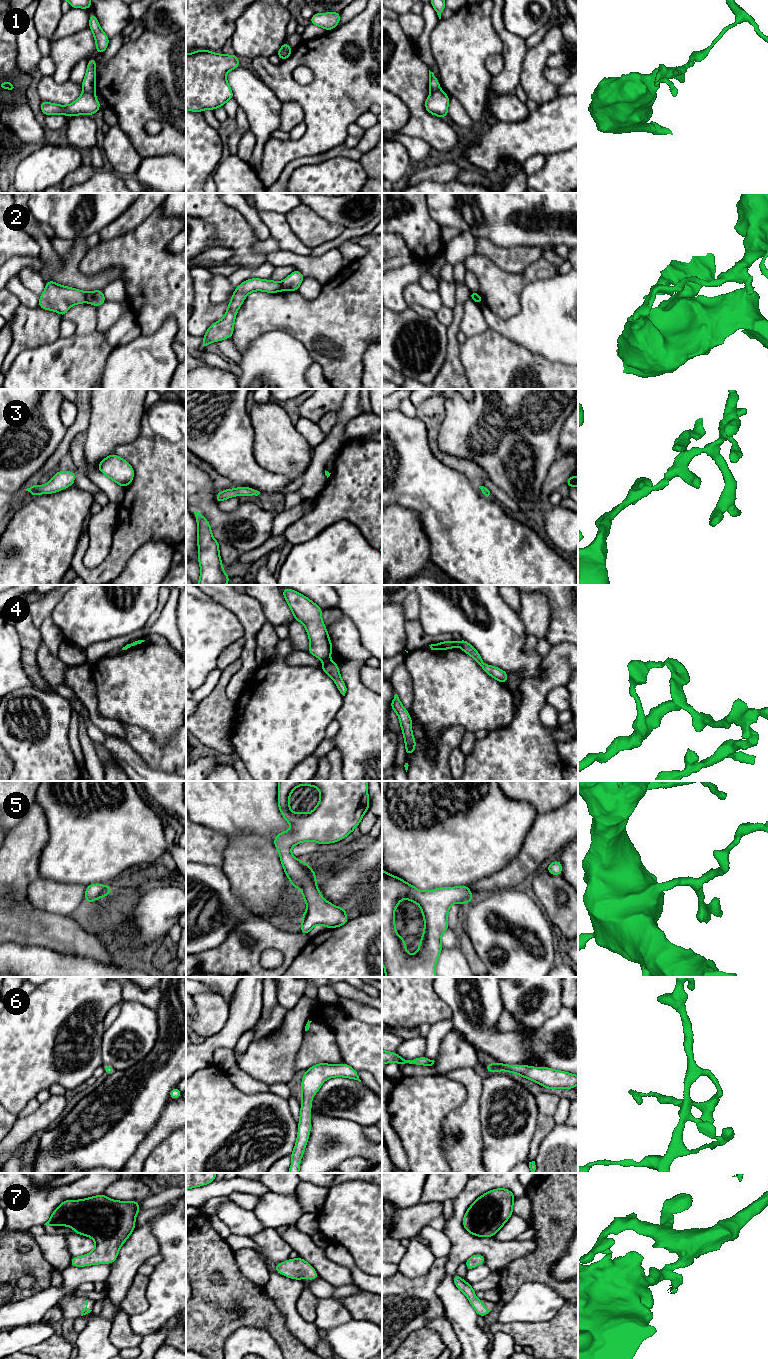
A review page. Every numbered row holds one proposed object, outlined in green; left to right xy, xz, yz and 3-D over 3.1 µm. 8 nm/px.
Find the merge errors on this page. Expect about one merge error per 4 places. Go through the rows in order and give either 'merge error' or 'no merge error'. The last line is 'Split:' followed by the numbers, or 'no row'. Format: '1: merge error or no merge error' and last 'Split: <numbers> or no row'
1: merge error
2: merge error
3: no merge error
4: merge error
5: no merge error
6: no merge error
7: no merge error
Split: 1, 2, 4

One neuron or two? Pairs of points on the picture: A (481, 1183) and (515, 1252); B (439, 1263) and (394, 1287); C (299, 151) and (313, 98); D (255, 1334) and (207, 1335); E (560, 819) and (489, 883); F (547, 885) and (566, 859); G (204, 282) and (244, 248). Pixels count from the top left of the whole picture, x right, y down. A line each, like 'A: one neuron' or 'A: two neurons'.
A: one neuron
B: one neuron
C: one neuron
D: two neurons
E: one neuron
F: two neurons
G: two neurons

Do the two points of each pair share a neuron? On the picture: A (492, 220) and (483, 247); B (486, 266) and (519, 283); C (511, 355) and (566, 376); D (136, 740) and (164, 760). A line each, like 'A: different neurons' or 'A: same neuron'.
A: different neurons
B: same neuron
C: same neuron
D: same neuron

